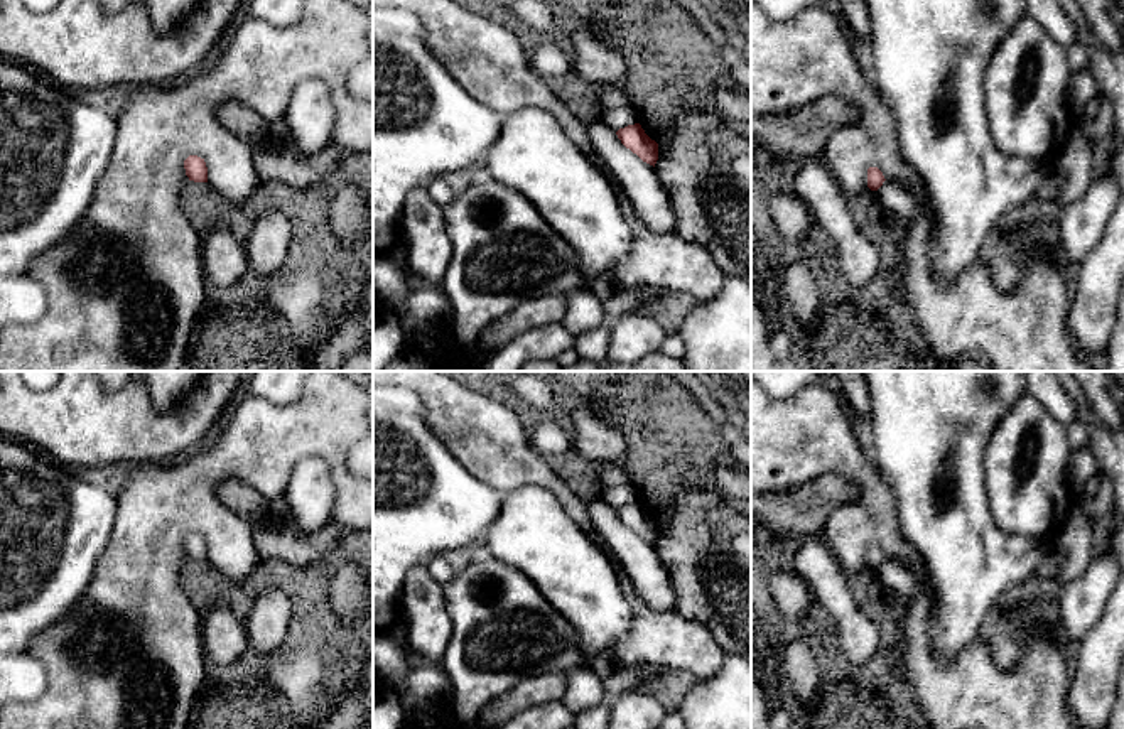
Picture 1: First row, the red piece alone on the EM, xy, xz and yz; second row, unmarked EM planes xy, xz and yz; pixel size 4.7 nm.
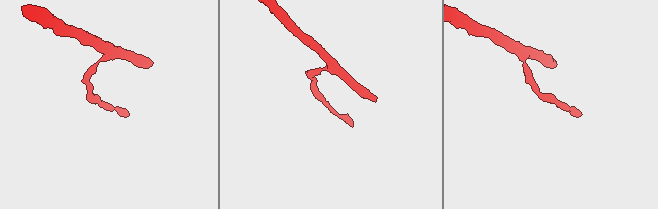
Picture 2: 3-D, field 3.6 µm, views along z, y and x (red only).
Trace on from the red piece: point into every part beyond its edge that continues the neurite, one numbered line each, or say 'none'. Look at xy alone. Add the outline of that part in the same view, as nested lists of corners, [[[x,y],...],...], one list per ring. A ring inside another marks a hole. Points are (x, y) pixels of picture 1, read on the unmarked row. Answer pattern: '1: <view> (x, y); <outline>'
none

